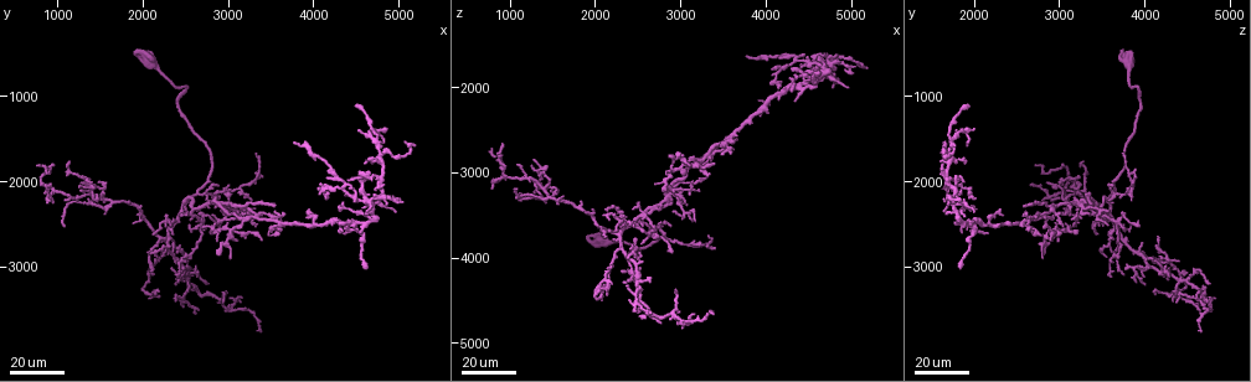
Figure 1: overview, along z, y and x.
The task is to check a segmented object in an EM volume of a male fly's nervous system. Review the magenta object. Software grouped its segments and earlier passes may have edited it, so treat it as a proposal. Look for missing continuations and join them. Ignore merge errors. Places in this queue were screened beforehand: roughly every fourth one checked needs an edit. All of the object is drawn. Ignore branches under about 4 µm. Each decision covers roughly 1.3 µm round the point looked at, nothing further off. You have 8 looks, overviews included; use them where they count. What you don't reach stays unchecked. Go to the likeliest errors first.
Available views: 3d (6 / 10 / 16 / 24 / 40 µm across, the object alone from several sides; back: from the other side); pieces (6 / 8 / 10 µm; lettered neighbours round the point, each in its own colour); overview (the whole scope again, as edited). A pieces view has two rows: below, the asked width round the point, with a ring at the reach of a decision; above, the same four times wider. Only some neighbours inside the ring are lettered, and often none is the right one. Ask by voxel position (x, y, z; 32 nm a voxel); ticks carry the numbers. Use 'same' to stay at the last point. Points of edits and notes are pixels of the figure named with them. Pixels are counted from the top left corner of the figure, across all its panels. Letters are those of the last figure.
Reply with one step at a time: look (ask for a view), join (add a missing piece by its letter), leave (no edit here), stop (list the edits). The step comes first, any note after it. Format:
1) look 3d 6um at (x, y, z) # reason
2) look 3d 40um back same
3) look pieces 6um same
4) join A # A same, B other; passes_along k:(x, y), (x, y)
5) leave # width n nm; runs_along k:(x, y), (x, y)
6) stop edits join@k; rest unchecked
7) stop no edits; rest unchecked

look 3d 40um at (3550, 2300, 2600) # an open end

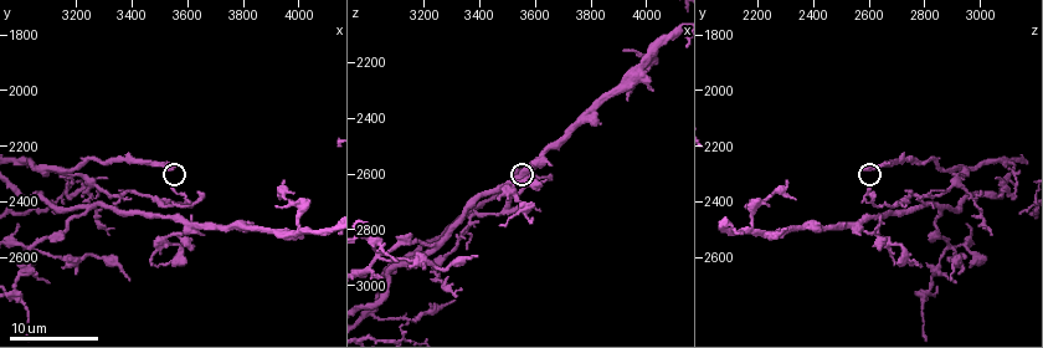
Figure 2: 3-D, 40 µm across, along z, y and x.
look pieces 10um at (3530, 2280, 2580)

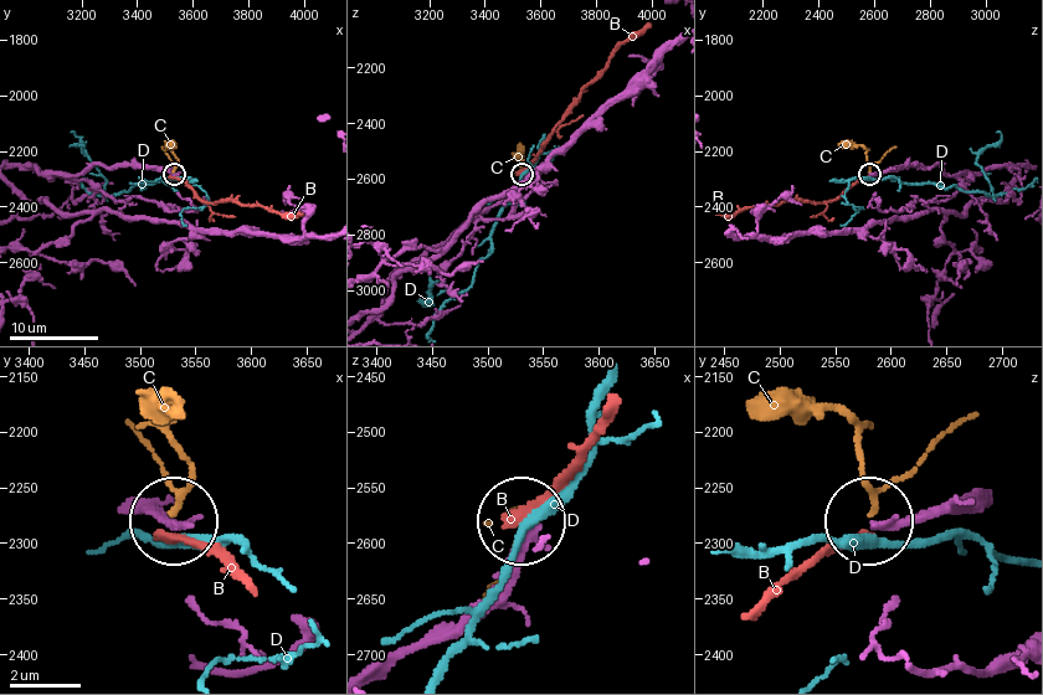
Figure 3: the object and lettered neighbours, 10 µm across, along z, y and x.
leave # B other, C other, D other; runs_along 3:(52, 174), (80, 175), (96, 165), (153, 165), (174, 174); no lettered piece goes on from it

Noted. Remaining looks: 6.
look 3d 24um at (2450, 3000, 3800) # an open end

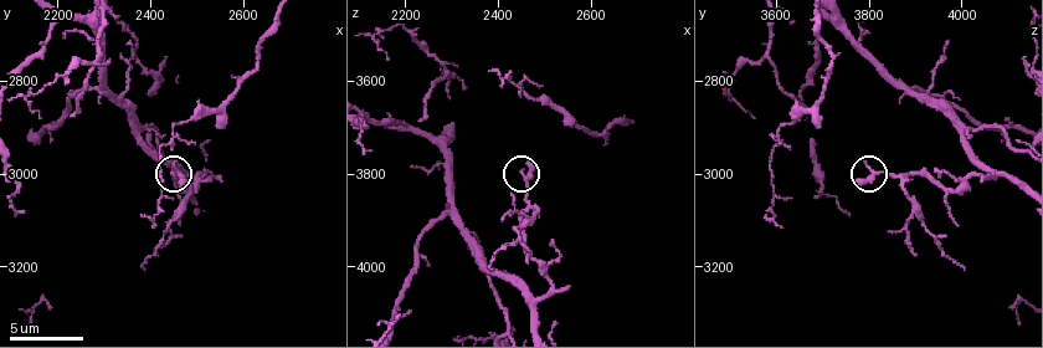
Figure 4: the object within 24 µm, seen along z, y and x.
look pieces 8um at (2470, 3015, 3775)

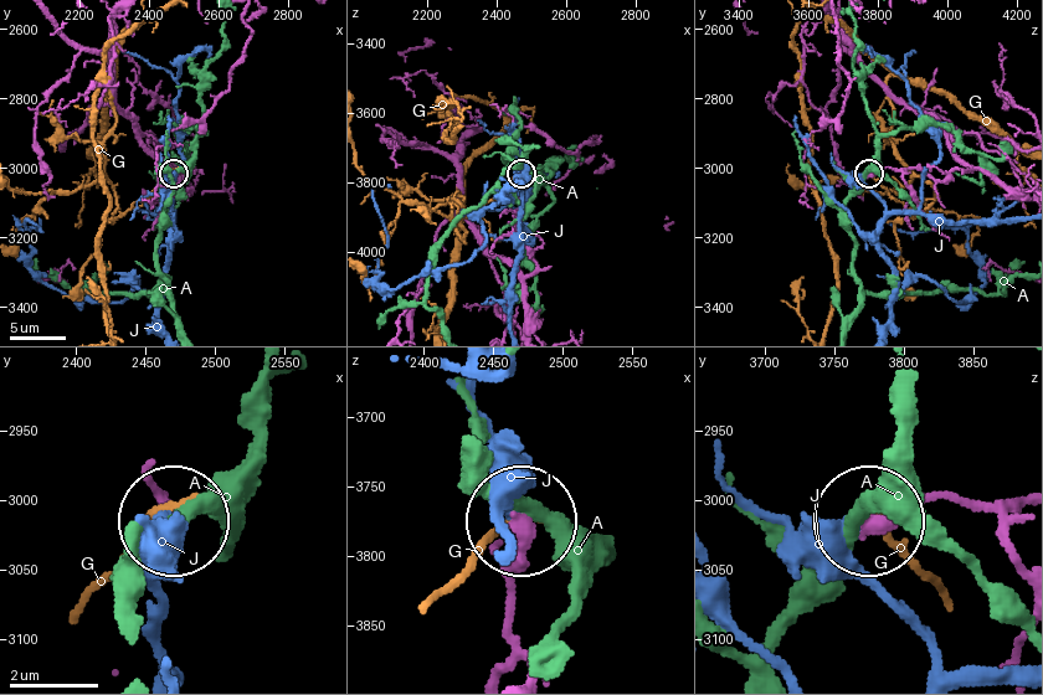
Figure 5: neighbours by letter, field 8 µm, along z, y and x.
leave # A other, G other, J other; no lettered piece goes on from it

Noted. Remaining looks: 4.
look 3d 10um at (4020, 2500, 2300) # branch stops here

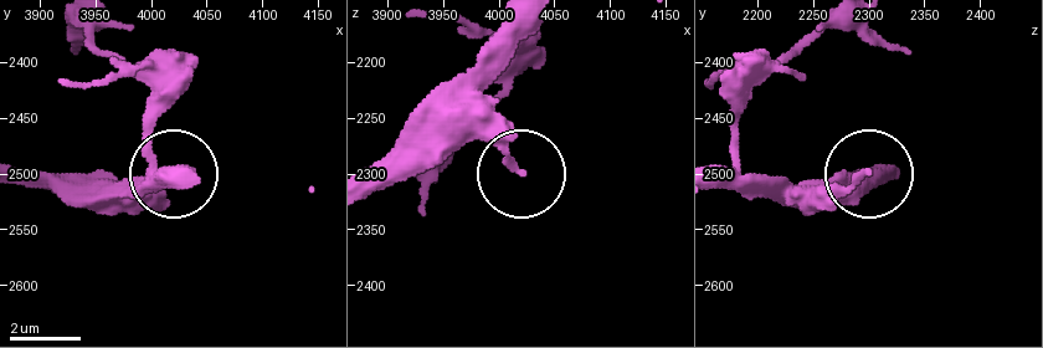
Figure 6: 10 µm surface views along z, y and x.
look pieces 10um at (4020, 2500, 2298) # what lies round it

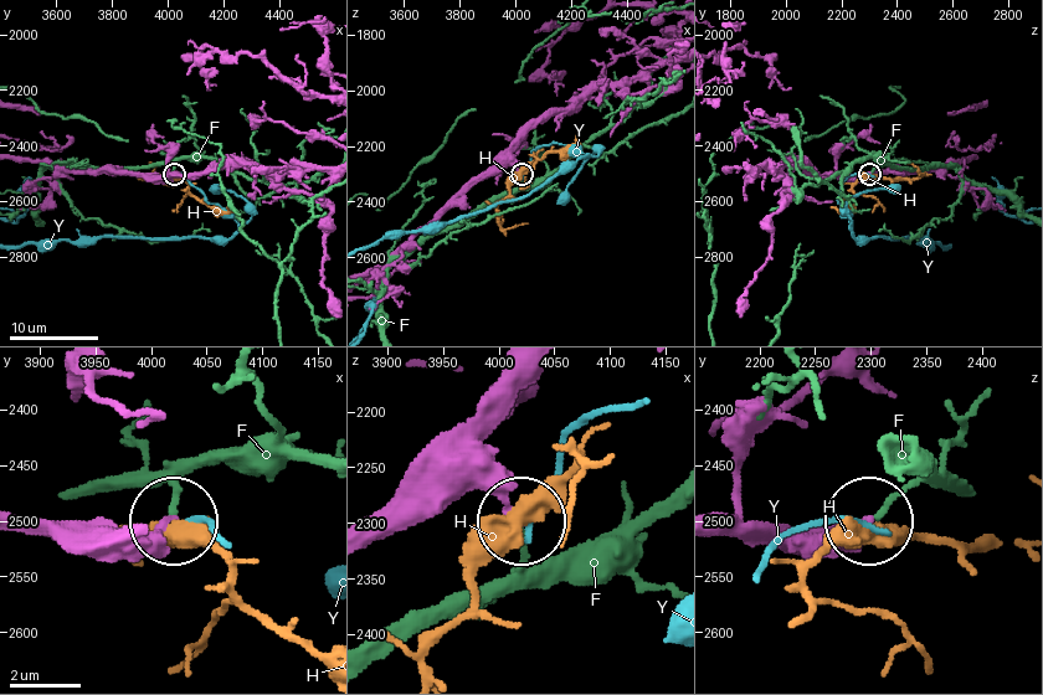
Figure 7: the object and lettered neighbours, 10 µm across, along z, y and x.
leave # F other, H other, Y other; runs_along 7:(368, 546), (474, 490), (515, 520); no lettered piece goes on from it

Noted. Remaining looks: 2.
look pieces 10um at (2185, 3285, 4105) # an open end

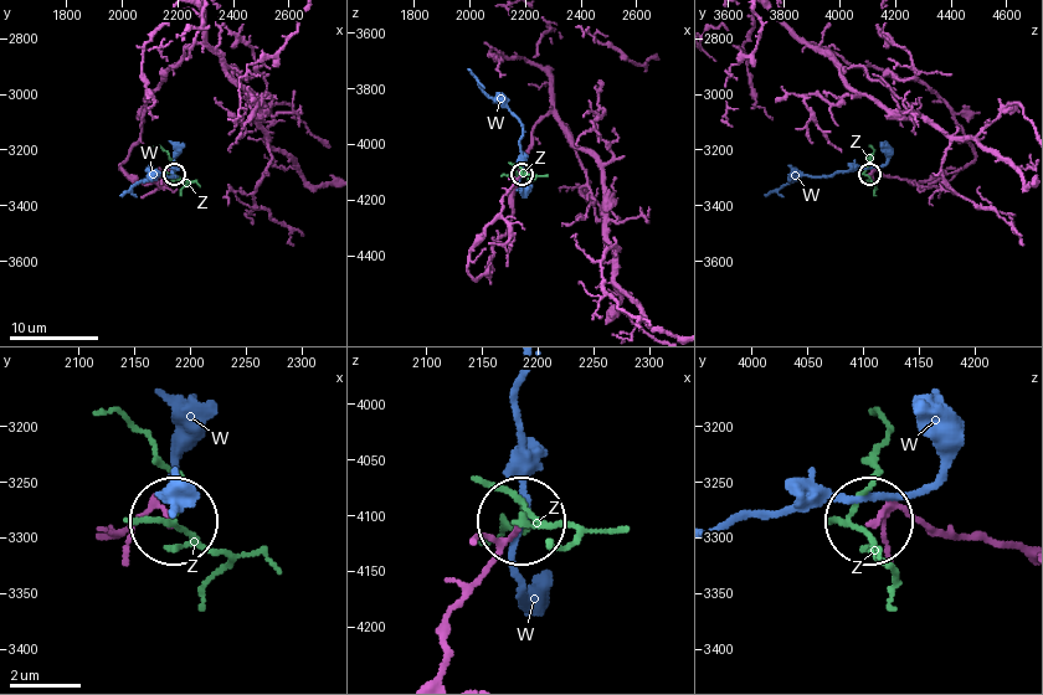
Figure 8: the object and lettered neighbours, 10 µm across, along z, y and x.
leave # W other, Z other; runs_along 8:(1015, 547), (944, 535), (890, 509), (875, 514); none of them fits

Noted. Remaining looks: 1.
stop no edits; rest unchecked

